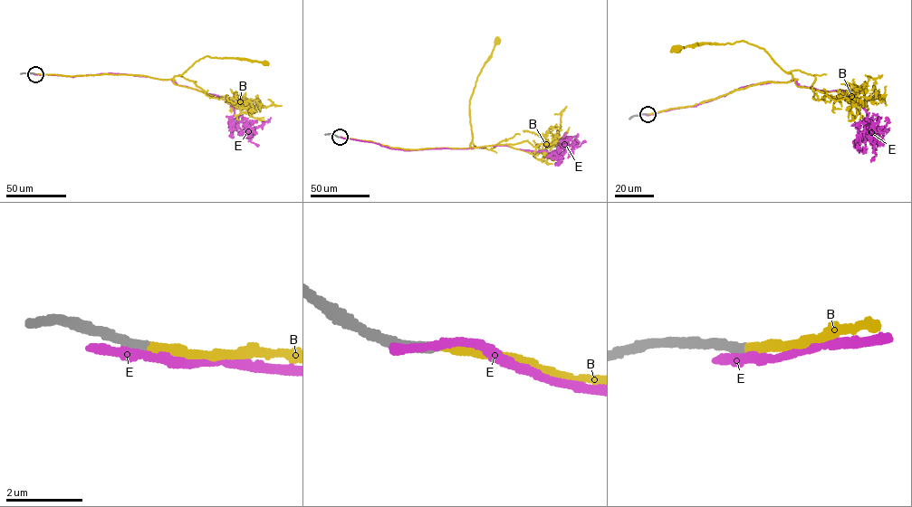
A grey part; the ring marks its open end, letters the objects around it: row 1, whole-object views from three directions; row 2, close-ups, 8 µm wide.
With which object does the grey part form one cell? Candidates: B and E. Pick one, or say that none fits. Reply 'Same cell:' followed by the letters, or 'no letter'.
Same cell: B

